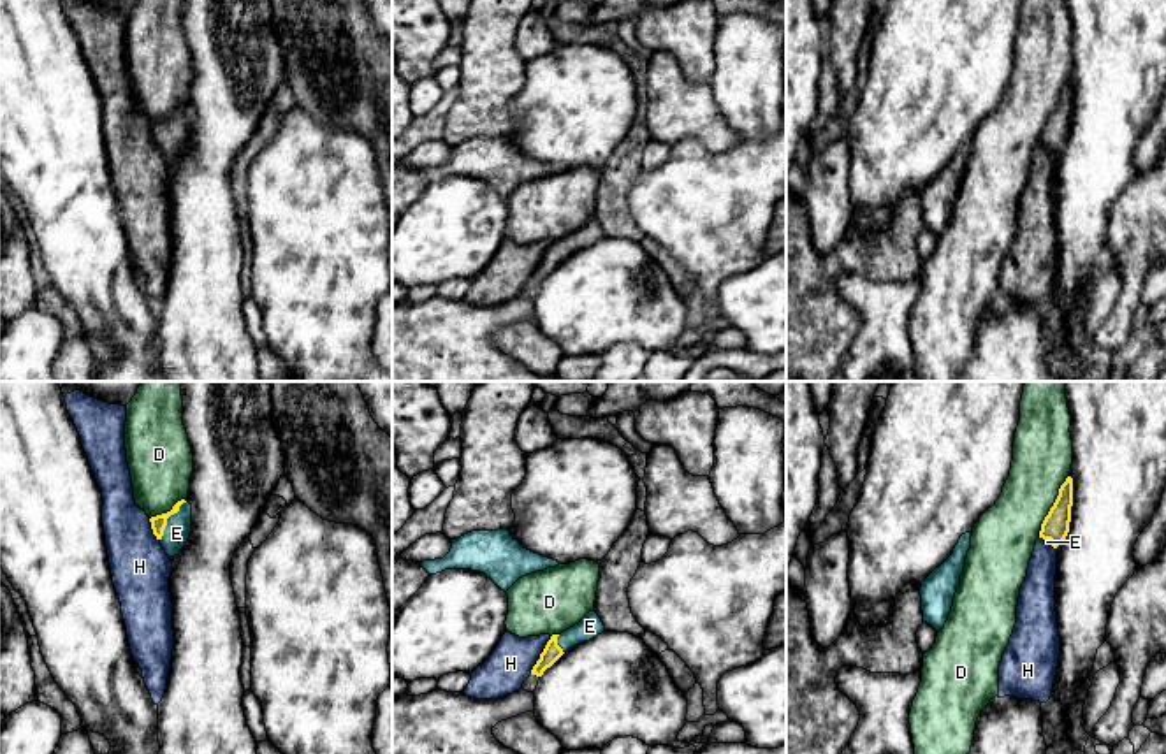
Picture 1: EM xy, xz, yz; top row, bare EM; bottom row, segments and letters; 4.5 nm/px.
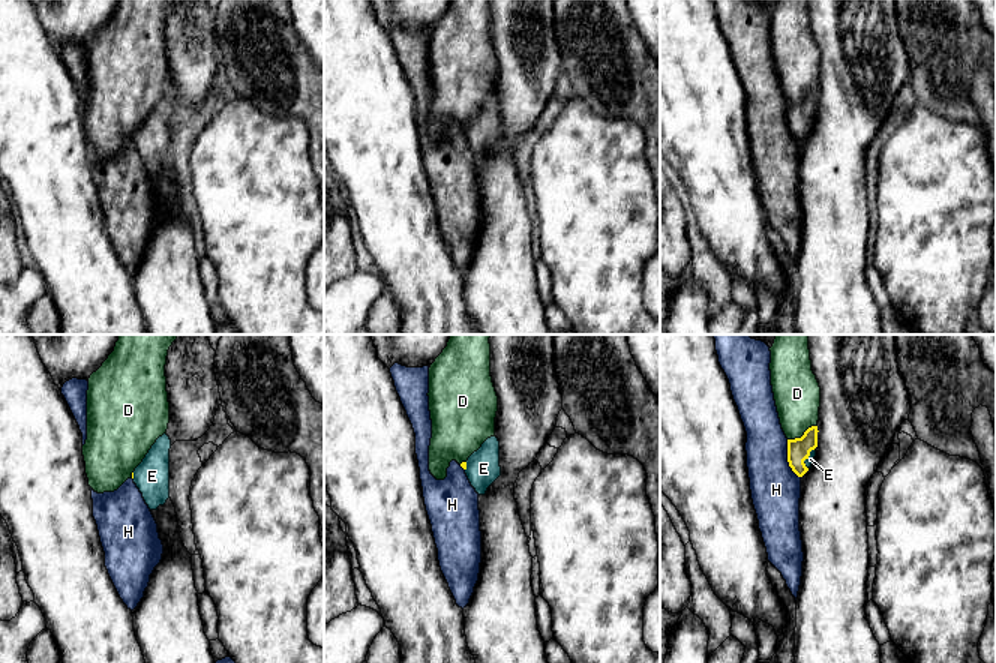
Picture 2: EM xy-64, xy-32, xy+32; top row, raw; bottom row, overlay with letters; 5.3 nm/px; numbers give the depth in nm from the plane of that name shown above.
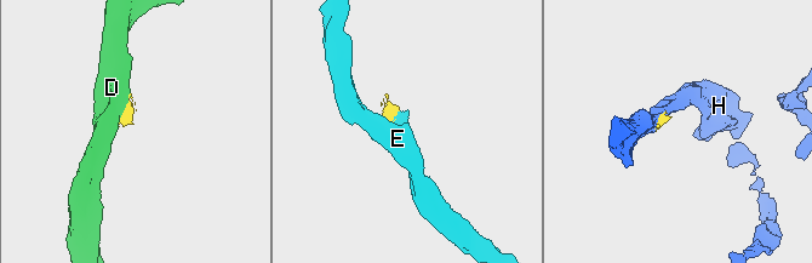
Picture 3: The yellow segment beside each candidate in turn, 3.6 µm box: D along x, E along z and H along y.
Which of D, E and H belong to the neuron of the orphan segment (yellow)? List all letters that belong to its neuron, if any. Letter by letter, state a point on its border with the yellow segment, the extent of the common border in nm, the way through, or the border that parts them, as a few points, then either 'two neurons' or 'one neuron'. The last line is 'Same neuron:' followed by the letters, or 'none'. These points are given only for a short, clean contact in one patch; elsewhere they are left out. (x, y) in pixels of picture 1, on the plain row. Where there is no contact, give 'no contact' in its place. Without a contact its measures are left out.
D: contact yz (1052, 113); length 320 nm; two neurons
E: contact xy (167, 123); length 220 nm; way xy (159, 129), (167, 123), (176, 139); one neuron
H: contact xz (540, 262); length 200 nm; two neurons
Same neuron: E

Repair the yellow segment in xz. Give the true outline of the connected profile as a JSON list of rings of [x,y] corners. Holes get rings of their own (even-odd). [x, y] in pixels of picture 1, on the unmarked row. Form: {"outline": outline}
{"outline": [[[593,216],[573,234],[563,237],[561,241],[552,241],[543,258],[540,260],[540,265],[533,272],[531,281],[524,286],[521,295],[535,299],[543,278],[550,274],[565,258],[579,250],[596,244],[603,237],[605,232],[598,220]]]}

